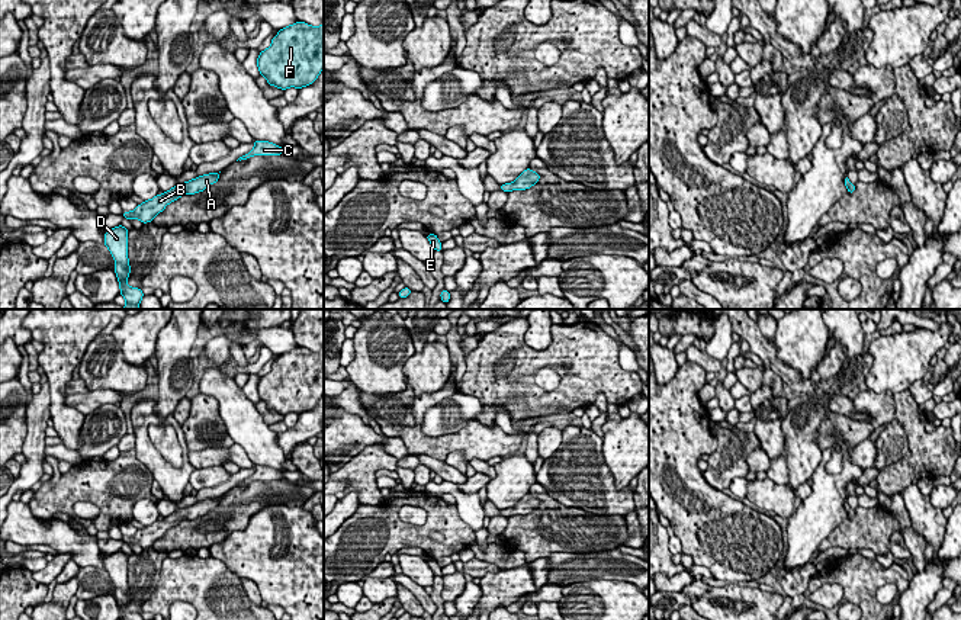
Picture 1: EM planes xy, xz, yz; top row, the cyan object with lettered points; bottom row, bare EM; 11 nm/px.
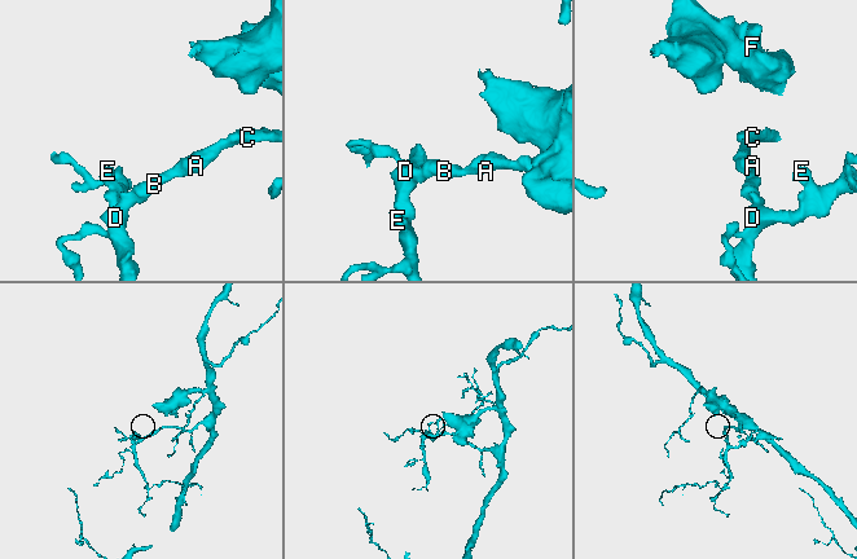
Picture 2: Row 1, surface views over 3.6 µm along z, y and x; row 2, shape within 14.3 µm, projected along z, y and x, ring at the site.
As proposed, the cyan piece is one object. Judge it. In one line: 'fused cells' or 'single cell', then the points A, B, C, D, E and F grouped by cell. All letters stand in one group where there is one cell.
single cell; groups A B C D E F

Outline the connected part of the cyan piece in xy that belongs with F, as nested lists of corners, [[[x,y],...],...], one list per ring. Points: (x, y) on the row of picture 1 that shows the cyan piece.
[[[296,22],[280,29],[271,39],[271,45],[260,52],[257,65],[267,83],[283,91],[289,87],[299,90],[312,84],[324,70],[324,23],[315,28],[305,22]]]

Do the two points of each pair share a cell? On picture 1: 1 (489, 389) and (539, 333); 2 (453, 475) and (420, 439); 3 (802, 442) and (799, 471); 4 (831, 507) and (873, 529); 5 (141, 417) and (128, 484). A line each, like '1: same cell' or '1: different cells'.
1: different cells
2: different cells
3: same cell
4: different cells
5: different cells

